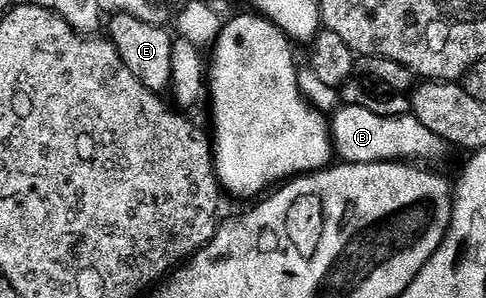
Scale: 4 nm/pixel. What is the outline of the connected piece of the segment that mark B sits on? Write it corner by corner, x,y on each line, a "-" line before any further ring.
342,105
329,118
330,140
334,142
334,152
345,164
376,163
377,161
405,161
407,163
434,163
448,152
448,146
440,135
432,135
424,123
420,123
412,115
402,117
385,117
373,114
358,105

